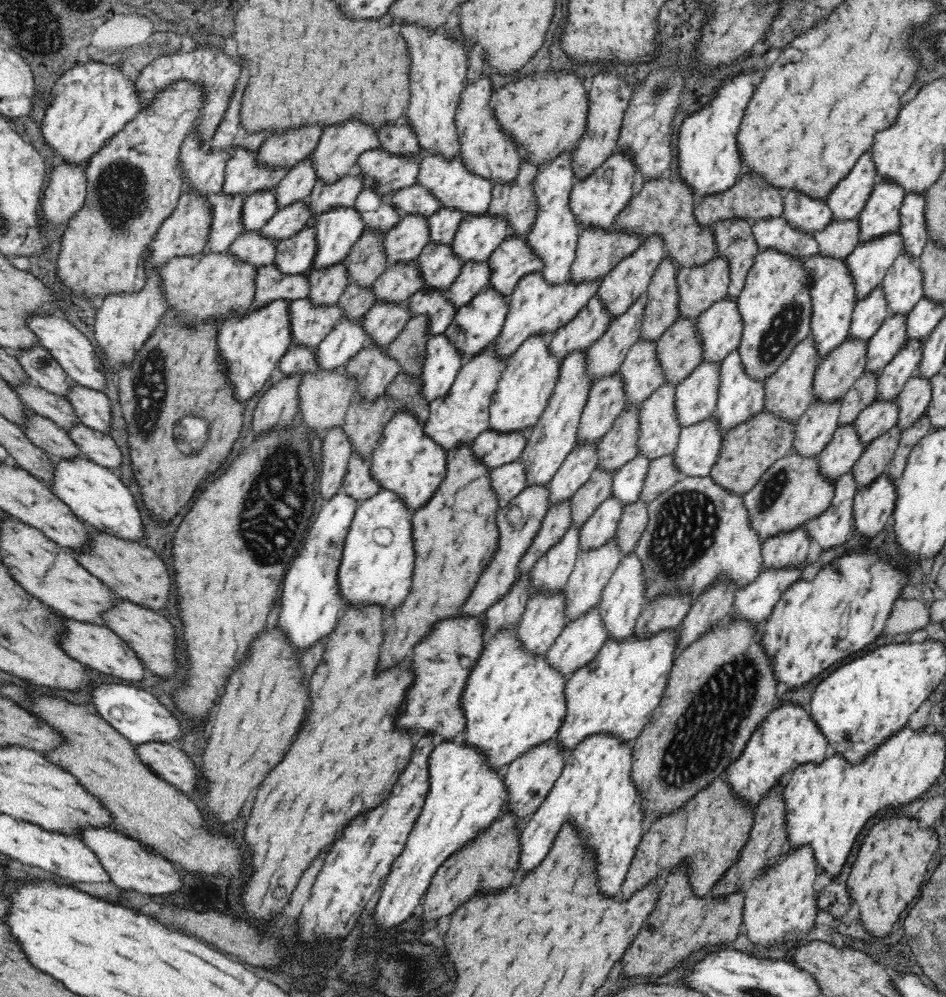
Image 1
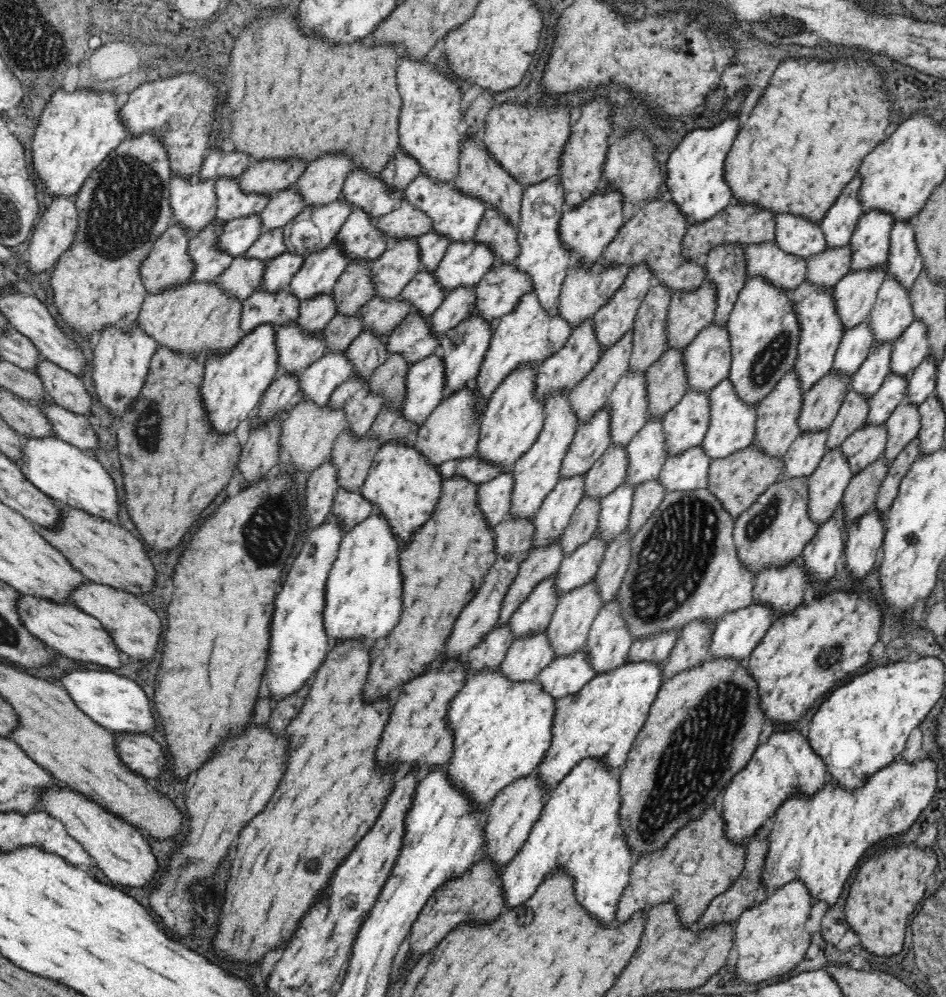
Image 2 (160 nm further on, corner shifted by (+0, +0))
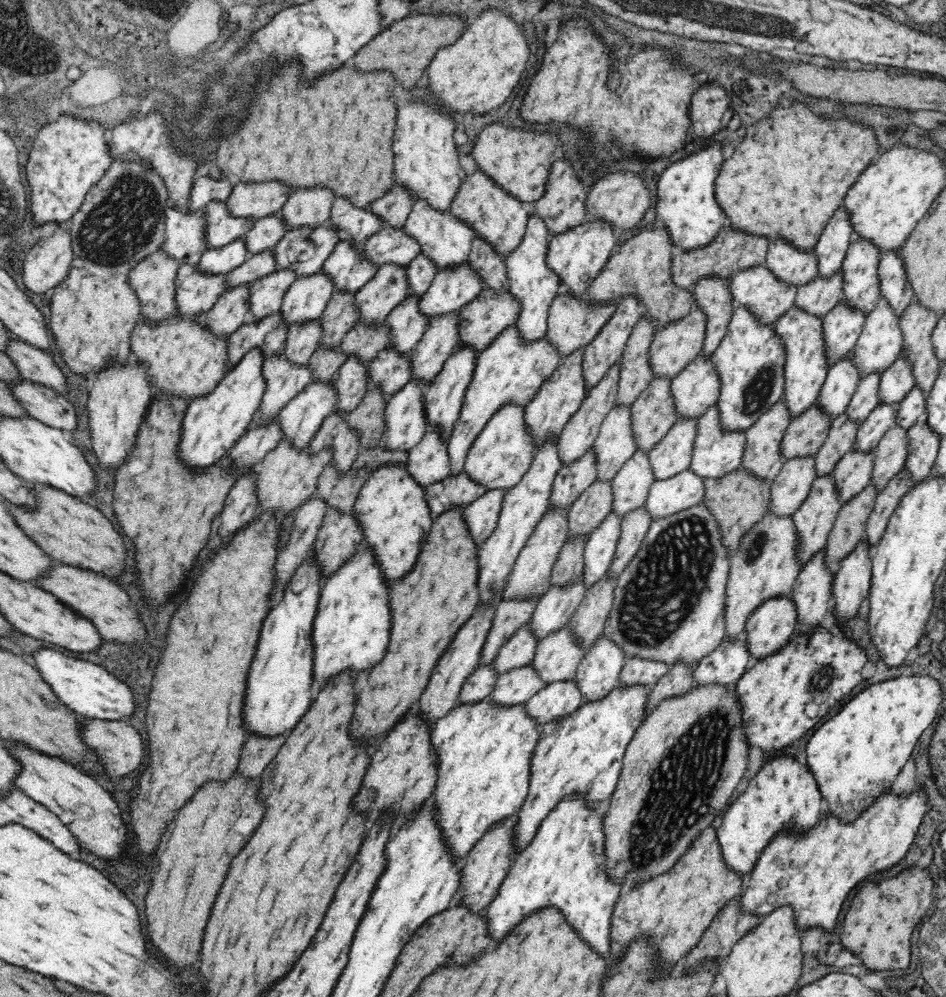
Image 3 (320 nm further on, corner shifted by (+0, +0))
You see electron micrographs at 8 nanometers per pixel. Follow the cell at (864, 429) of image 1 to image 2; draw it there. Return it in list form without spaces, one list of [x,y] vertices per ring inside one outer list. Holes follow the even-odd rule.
[[[862,426],[853,432],[840,446],[852,477],[879,459],[886,446],[886,427]]]

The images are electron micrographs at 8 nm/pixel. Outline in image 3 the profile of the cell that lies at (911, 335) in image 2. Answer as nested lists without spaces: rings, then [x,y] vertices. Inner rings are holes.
[[[898,357],[888,370],[880,374],[878,386],[878,404],[898,407],[915,387],[912,367],[906,359]]]

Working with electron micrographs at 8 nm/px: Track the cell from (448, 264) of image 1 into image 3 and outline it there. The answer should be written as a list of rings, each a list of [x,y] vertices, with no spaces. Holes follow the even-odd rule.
[[[410,295],[392,310],[385,321],[390,329],[387,346],[402,357],[409,356],[428,327],[427,318],[420,313],[418,304],[419,300]]]

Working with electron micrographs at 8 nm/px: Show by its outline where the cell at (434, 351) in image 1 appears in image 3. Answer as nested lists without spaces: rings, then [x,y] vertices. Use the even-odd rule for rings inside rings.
[[[409,381],[387,401],[386,432],[382,439],[386,451],[409,452],[424,438],[427,430],[422,400],[427,388],[428,384]]]

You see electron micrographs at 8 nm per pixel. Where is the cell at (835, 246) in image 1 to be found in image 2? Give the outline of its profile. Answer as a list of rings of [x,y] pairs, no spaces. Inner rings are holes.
[[[850,244],[839,249],[824,249],[807,262],[805,280],[832,293],[850,271],[851,254]]]

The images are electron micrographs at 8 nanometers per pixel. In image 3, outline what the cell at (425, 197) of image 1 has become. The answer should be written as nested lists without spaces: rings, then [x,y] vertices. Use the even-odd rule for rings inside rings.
[[[382,227],[362,244],[364,261],[372,261],[378,270],[385,264],[406,267],[420,253],[420,247],[403,229]]]

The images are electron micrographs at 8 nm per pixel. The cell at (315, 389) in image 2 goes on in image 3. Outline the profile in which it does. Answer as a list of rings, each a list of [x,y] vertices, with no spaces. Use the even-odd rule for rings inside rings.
[[[310,383],[295,396],[277,416],[282,441],[301,451],[308,448],[324,419],[336,406],[336,389],[329,383]]]

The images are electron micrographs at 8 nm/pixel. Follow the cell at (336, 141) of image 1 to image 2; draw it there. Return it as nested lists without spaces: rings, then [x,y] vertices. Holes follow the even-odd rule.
[[[344,154],[322,156],[312,162],[298,178],[296,186],[304,207],[317,209],[340,200],[343,185],[351,172],[352,161]]]

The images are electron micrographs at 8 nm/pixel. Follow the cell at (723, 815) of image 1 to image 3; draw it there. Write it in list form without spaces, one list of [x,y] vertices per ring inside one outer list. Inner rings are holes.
[[[712,826],[705,828],[673,869],[620,896],[612,916],[610,952],[620,956],[634,941],[646,941],[652,949],[648,981],[665,979],[701,941],[722,908],[740,900],[740,886],[742,877],[730,871],[722,859],[717,831]]]

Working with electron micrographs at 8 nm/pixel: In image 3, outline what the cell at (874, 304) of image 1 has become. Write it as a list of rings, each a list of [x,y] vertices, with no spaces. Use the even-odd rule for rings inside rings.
[[[851,352],[850,356],[827,370],[827,377],[817,398],[816,407],[828,415],[830,422],[845,412],[858,388],[860,376],[850,359]]]

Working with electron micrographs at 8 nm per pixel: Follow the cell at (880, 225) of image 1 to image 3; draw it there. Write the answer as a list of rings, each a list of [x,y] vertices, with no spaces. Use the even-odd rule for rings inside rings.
[[[854,239],[848,247],[840,271],[842,272],[843,306],[870,316],[878,306],[880,287],[878,273],[880,256],[878,249],[864,239]]]

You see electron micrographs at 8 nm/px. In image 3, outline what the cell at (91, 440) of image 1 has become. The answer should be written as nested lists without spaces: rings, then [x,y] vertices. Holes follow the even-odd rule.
[[[31,380],[4,381],[26,414],[67,434],[76,428],[76,409],[53,388]]]

